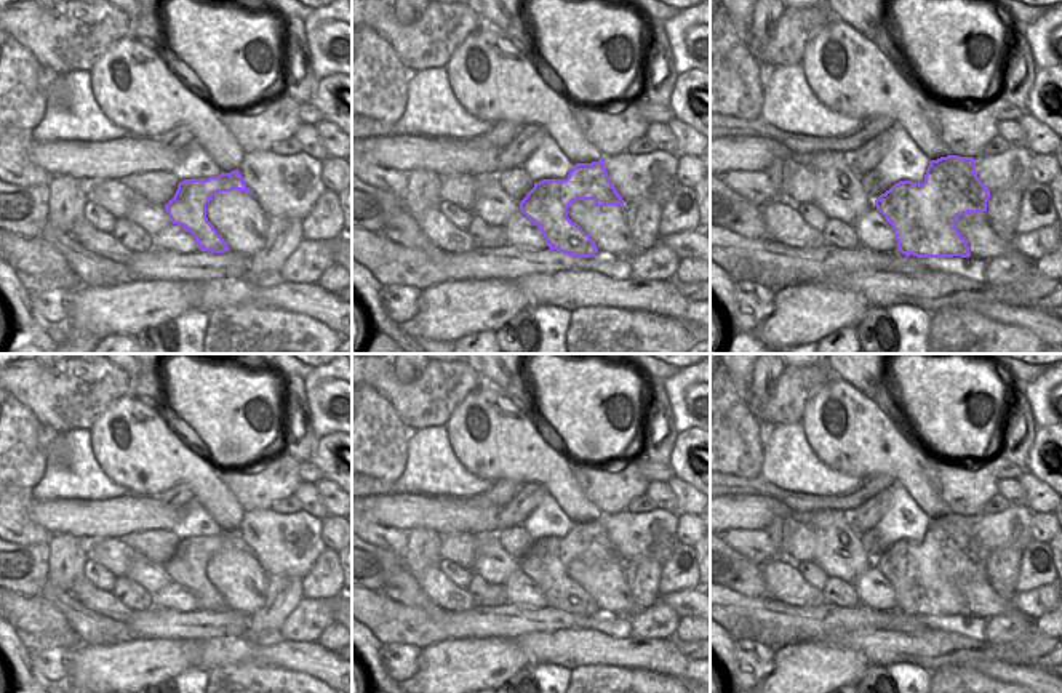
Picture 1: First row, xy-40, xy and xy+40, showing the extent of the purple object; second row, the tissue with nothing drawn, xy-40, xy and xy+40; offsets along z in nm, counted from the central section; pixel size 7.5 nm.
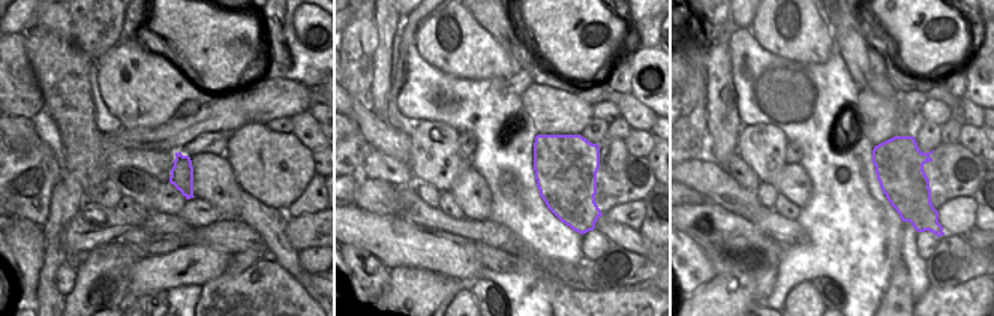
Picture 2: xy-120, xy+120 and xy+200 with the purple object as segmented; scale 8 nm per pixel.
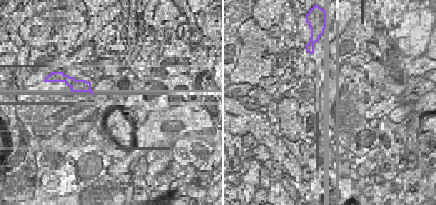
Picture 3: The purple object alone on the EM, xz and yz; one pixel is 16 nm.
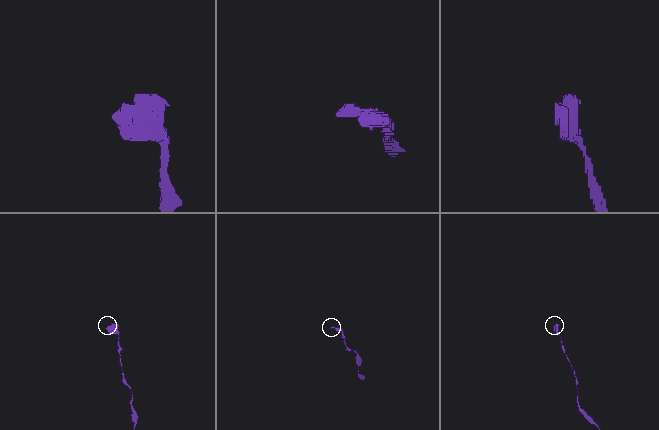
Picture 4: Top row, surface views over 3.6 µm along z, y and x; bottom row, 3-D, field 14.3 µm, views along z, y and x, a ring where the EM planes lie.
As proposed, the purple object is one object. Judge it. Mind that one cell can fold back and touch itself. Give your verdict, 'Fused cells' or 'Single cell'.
Fused cells

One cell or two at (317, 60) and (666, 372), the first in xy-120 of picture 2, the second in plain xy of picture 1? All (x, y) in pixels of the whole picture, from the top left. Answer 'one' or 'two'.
two

